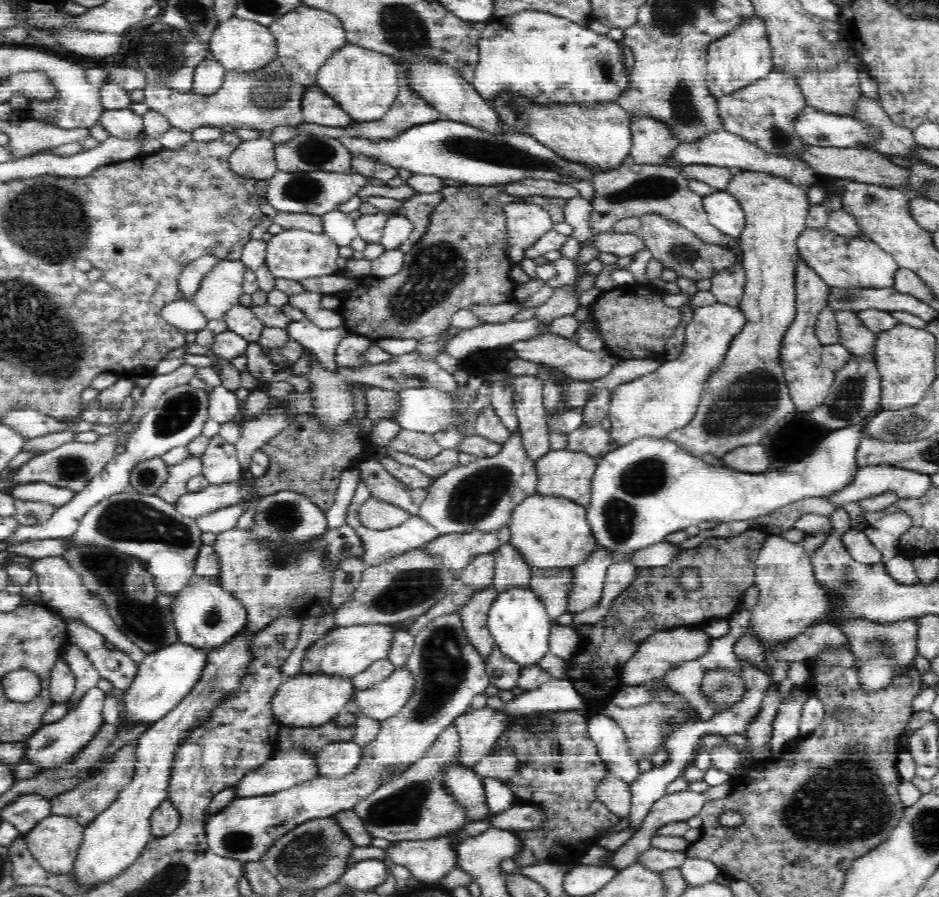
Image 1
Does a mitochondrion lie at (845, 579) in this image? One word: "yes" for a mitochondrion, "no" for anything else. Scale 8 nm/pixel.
yes

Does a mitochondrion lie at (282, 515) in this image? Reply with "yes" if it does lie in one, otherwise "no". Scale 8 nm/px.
yes

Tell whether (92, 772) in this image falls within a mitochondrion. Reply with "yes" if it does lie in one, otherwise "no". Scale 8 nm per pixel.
no

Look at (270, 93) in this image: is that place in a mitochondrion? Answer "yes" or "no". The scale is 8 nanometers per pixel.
yes

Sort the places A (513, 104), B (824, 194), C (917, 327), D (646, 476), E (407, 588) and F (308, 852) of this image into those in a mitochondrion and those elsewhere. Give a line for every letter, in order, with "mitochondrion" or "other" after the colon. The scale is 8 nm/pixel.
A: mitochondrion
B: other
C: other
D: mitochondrion
E: mitochondrion
F: mitochondrion

